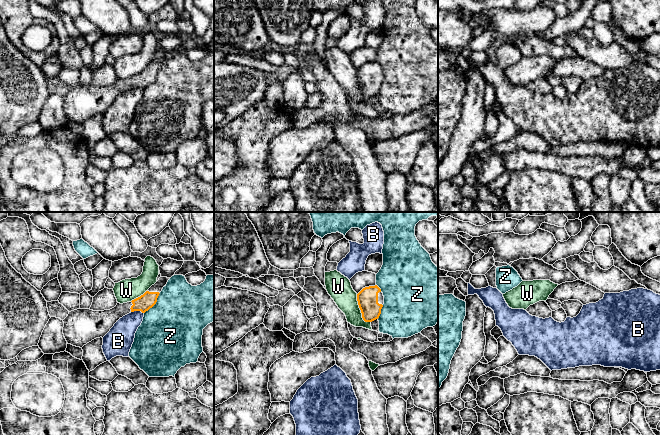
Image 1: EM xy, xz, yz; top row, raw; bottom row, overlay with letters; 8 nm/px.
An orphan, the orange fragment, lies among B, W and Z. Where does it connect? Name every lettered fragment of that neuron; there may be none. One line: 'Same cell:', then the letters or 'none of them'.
Same cell: none of them

